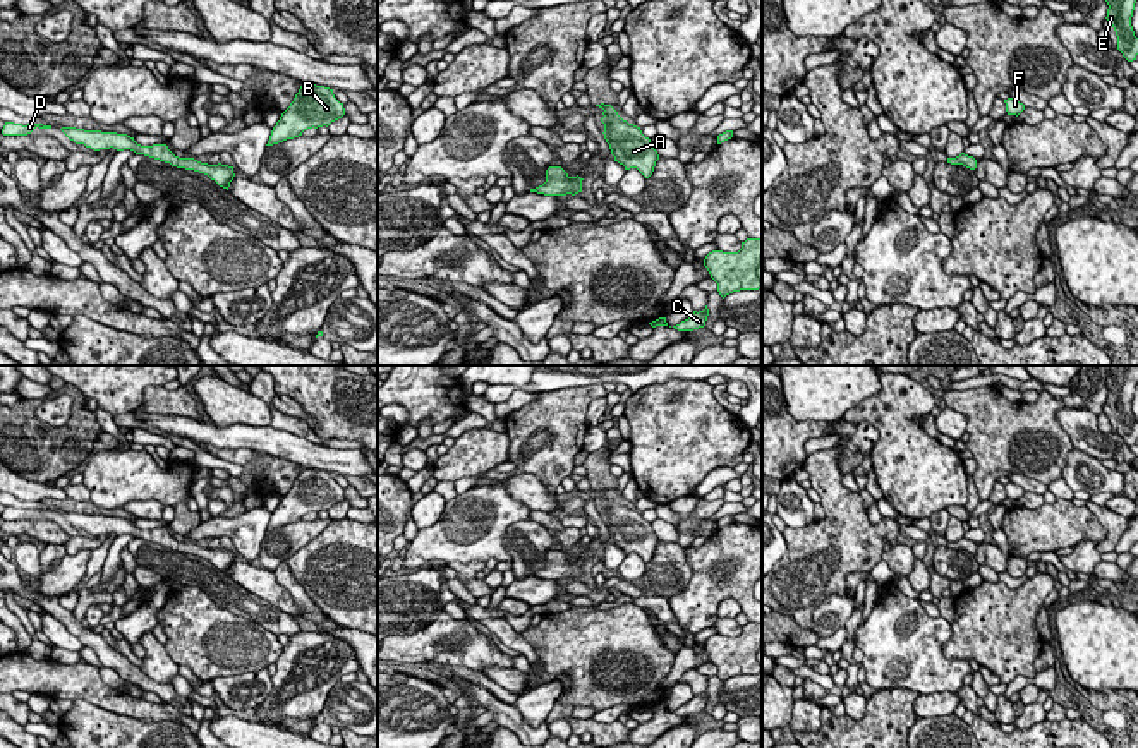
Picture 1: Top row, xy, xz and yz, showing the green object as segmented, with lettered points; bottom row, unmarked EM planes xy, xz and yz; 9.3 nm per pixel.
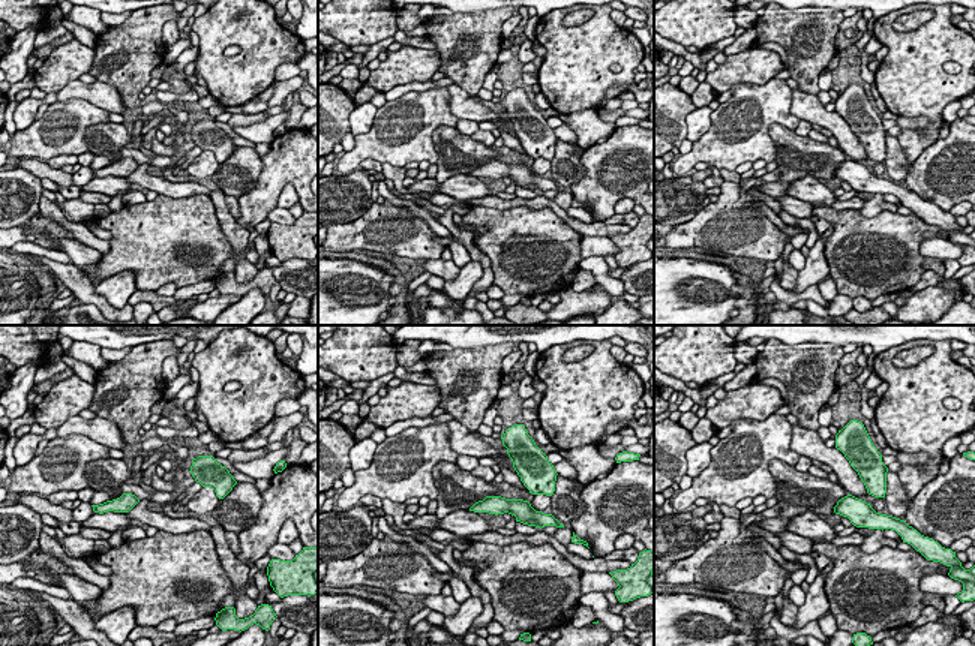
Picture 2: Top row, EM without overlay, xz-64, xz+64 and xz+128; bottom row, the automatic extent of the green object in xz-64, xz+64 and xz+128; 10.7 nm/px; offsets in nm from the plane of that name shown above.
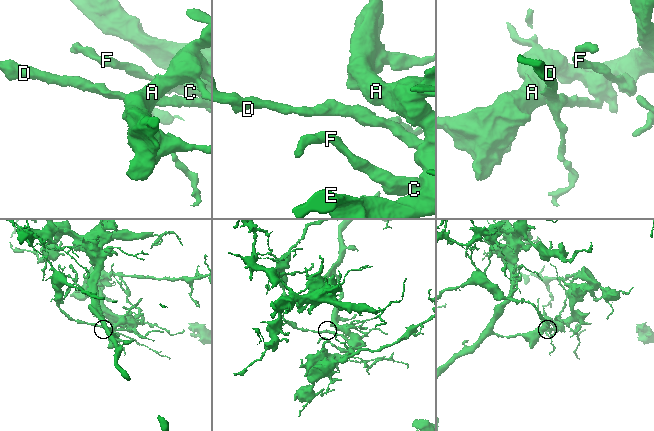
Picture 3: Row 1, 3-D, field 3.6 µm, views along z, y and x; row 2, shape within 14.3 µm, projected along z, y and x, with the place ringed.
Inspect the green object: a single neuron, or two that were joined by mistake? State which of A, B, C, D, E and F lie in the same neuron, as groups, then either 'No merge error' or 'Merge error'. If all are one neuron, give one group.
Groups: A B C E F / D. Merge error

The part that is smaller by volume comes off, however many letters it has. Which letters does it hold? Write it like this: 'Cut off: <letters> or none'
Cut off: D

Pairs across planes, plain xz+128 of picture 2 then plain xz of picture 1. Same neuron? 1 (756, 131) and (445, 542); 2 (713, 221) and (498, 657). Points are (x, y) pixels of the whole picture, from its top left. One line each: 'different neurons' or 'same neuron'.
1: same neuron
2: same neuron

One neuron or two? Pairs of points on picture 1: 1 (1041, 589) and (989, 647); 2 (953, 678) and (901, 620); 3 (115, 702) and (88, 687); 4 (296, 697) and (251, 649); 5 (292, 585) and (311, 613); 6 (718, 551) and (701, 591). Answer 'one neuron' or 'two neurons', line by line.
1: one neuron
2: one neuron
3: one neuron
4: two neurons
5: one neuron
6: one neuron

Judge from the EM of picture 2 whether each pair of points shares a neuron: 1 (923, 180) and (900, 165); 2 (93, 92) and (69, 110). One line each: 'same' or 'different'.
1: different
2: different

